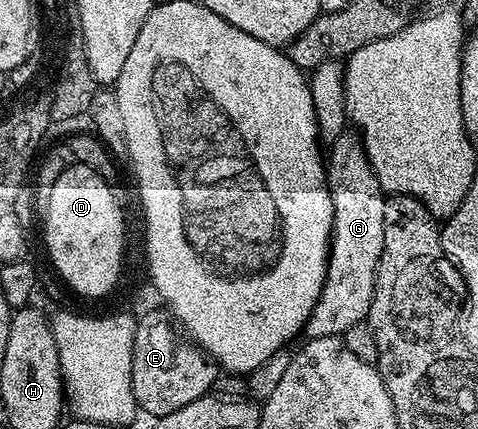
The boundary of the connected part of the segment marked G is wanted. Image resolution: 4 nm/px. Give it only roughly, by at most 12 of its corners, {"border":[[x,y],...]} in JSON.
{"border":[[358,132],[325,153],[331,252],[308,338],[367,320],[387,197]]}

